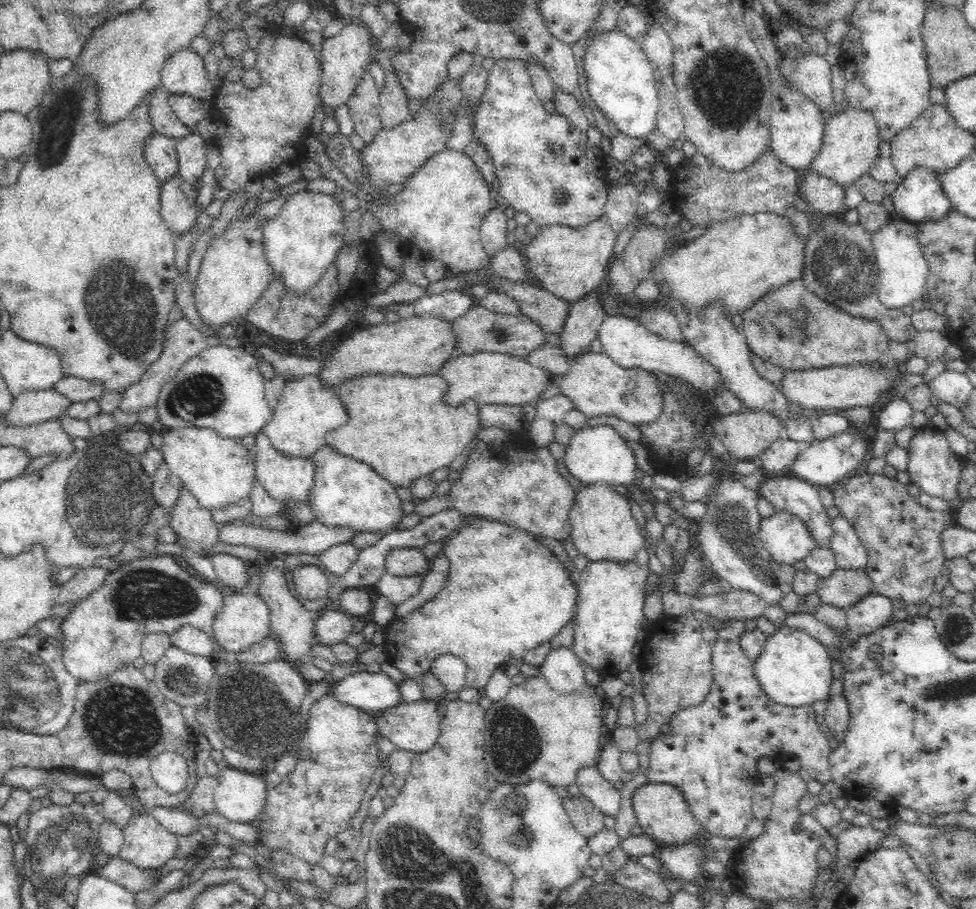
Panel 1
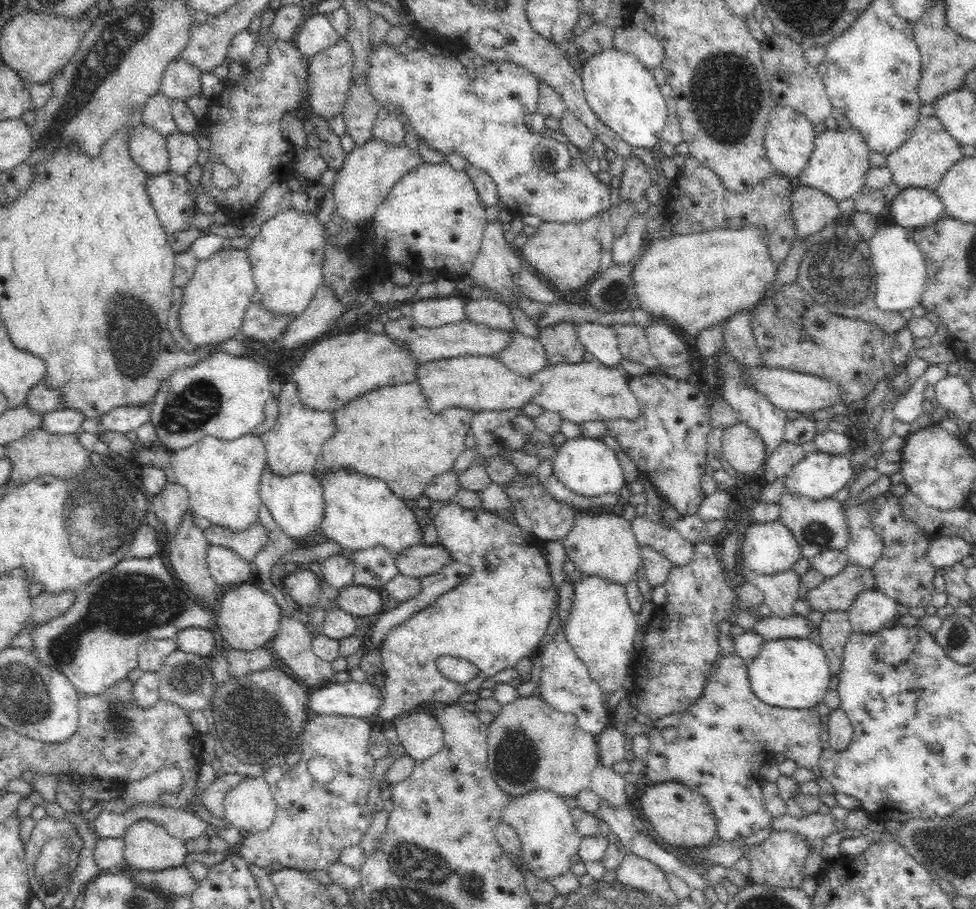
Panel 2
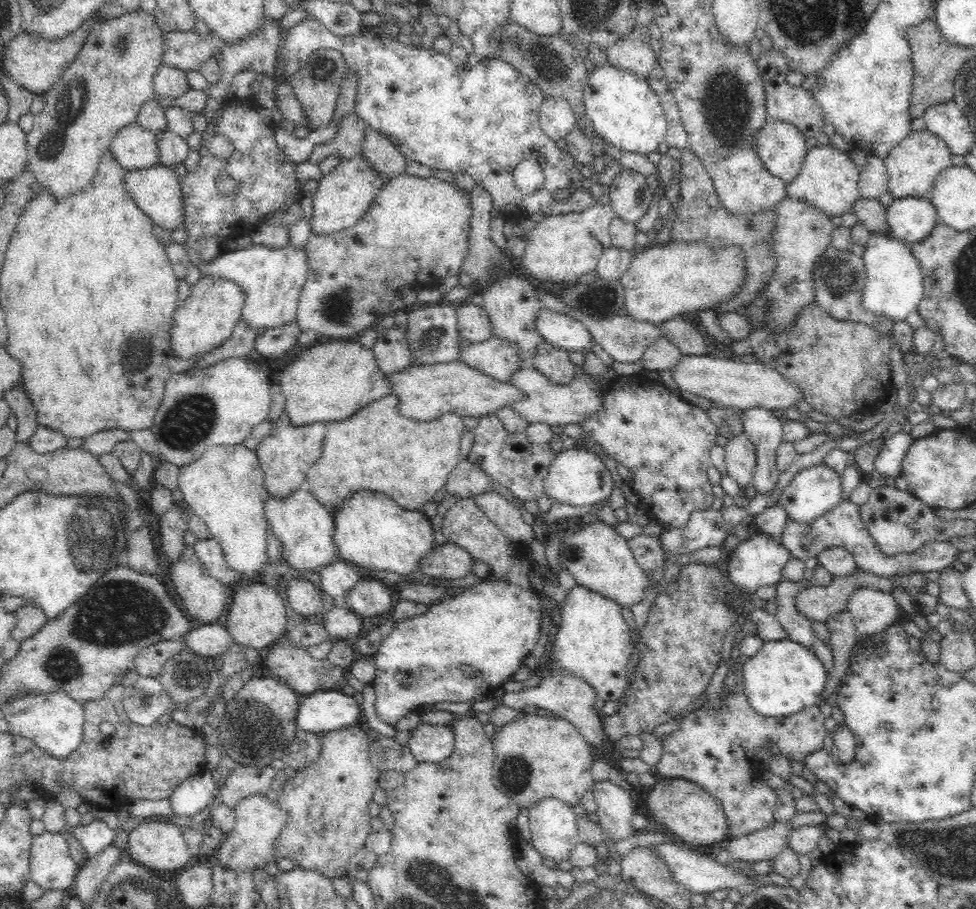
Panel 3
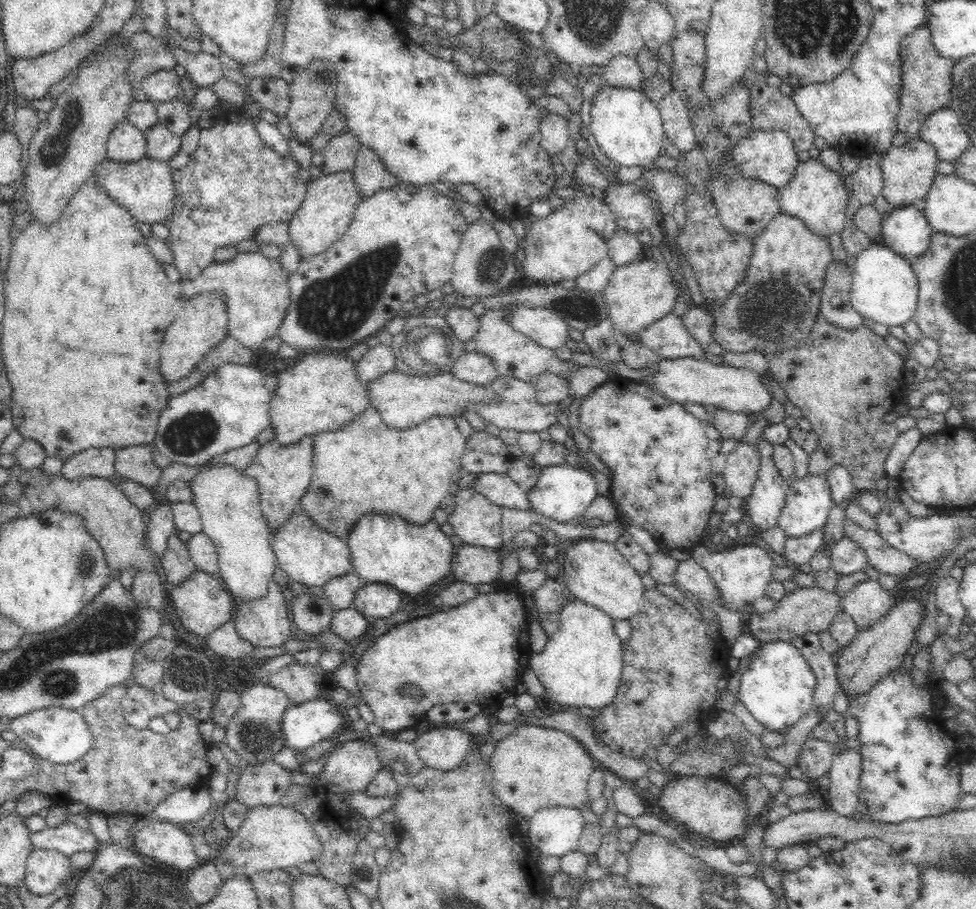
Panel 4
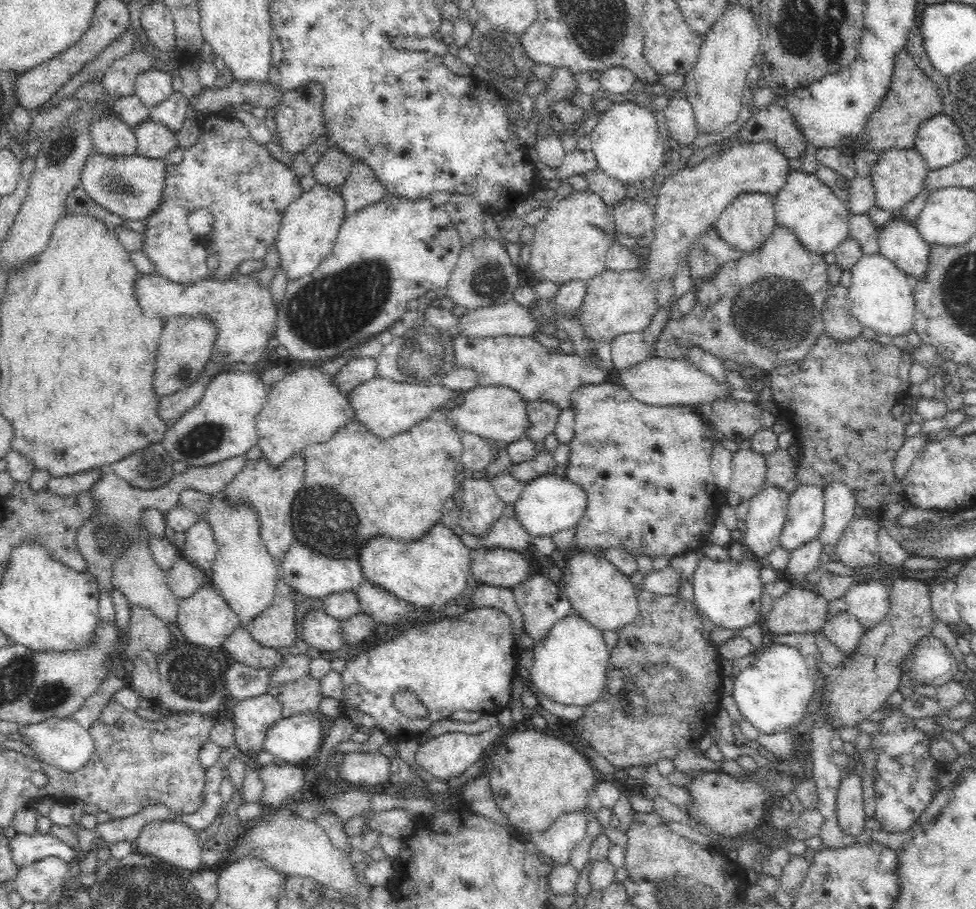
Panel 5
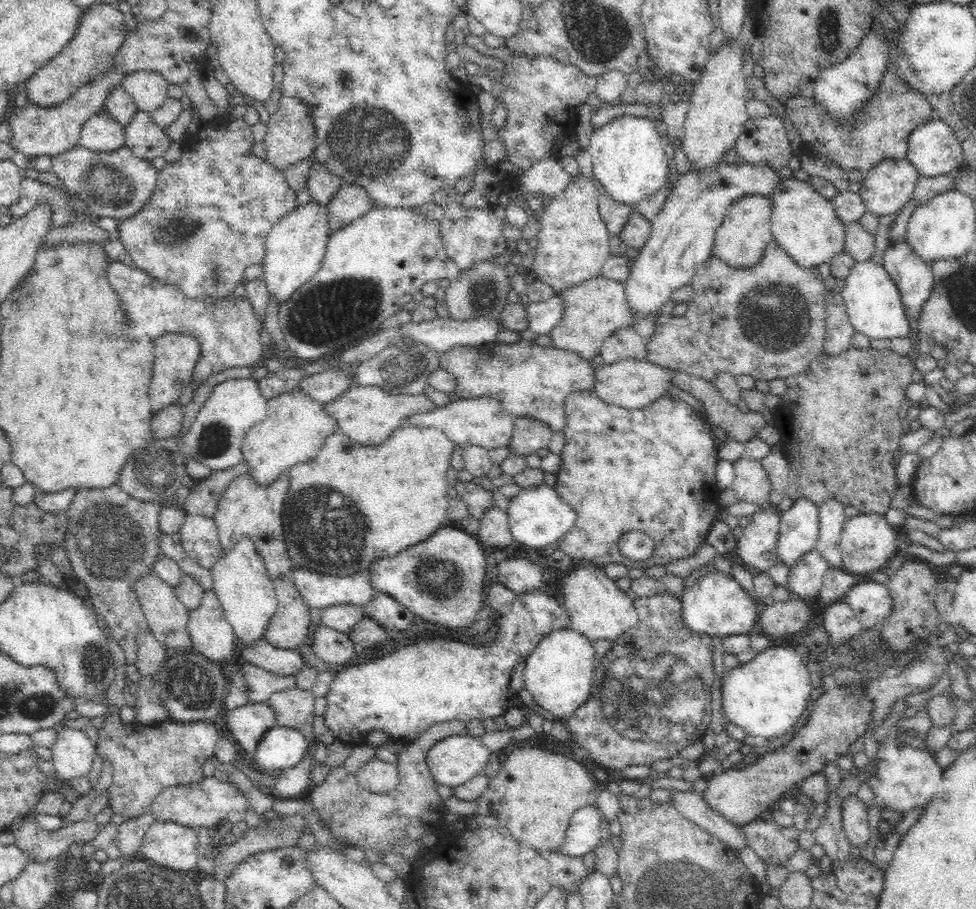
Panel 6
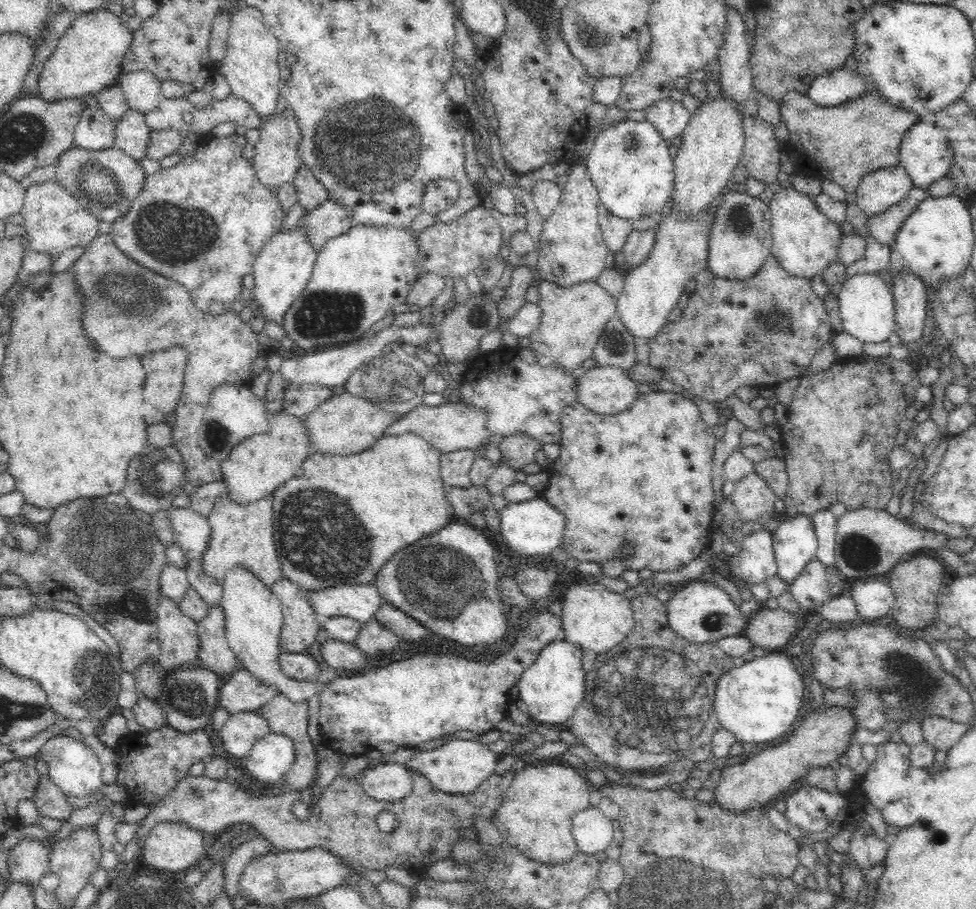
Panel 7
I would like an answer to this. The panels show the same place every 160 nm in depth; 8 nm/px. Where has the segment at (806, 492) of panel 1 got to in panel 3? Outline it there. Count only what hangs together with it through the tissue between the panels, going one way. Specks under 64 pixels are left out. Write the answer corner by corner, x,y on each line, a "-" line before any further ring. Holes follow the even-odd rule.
843,499
832,510
824,512
822,516
818,516
818,518
809,522
798,522
793,518
788,518
786,524
784,524
781,540
782,545
788,549
792,558
798,558
802,561
814,558
819,552
826,551
834,546
844,548
854,556
857,566
864,572
886,578
904,576
904,574
912,574
912,572
941,571
950,567
950,564
955,562
960,554
955,540
929,543
914,553
898,553
894,556
886,556
878,551
877,544
872,539
870,531
864,526
858,505

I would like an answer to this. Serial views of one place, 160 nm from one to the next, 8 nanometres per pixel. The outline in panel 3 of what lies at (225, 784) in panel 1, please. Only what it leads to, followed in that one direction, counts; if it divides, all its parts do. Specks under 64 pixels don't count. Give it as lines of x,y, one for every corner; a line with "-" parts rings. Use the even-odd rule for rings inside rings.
253,795
240,800
234,809
236,821
232,832
225,834
216,854
211,857
212,862
219,862
225,868
240,870
263,869
270,863
270,856
274,854
274,842
288,825
288,814
279,808
275,801
264,795

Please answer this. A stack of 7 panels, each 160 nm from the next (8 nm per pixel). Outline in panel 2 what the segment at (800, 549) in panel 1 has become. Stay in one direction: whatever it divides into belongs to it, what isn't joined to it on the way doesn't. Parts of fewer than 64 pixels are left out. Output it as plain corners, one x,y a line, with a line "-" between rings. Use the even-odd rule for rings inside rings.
752,521
743,530
741,562
746,568
759,574
778,574
778,572
792,569
792,565
803,558
789,528
778,522
766,524

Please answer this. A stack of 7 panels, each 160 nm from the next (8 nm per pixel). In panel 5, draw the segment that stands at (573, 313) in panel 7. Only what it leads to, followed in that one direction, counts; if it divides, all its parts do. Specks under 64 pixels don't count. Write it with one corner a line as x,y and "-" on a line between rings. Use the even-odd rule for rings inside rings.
603,271
587,281
586,296
577,318
584,333
594,342
611,343
616,336
630,332
642,333
660,309
657,305
658,290
650,286
646,275
634,271

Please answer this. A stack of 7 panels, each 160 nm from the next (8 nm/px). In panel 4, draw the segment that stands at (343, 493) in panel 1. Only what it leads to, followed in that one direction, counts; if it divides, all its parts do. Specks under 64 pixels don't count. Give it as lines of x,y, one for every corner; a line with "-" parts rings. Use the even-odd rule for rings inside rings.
364,514
346,538
354,571
368,583
393,586
403,592
406,600
421,600
432,589
450,579
455,547
440,526
434,518
426,524
412,524
397,514

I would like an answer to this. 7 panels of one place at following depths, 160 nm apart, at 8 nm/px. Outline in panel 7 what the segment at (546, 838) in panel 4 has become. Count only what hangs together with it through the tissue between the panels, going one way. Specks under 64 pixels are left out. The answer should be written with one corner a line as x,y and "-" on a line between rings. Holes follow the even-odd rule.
598,807
578,812
572,822
572,833
579,852
589,855
604,852
613,844
615,825

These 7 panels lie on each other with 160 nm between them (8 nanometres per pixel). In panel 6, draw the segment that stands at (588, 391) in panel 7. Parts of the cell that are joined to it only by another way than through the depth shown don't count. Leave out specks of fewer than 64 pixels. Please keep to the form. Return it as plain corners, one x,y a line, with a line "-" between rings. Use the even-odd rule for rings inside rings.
617,360
612,364
604,365
594,371
593,391
598,398
602,399
608,405
622,407
626,409
646,408
648,404
656,402
662,396
668,396
668,388
671,382
674,370
658,366
656,363
644,360

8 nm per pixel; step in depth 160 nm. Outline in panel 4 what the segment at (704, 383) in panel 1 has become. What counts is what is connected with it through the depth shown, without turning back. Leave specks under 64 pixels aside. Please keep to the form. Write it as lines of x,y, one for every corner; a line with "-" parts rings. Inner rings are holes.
512,306
507,321
516,331
544,348
557,349
570,340
566,321
543,307

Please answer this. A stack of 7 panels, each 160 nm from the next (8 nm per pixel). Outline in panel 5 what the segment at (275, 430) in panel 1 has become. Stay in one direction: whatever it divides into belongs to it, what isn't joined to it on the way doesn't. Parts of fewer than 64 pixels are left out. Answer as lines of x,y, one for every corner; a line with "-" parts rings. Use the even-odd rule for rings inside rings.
302,452
284,460
280,466
270,468
267,458
260,456
248,461
240,472
221,490
230,506
242,500
251,504
257,510
262,543
266,545
274,562
280,565
286,550
293,544
294,536
291,522
291,504
294,502
298,489
302,486
305,472
305,462

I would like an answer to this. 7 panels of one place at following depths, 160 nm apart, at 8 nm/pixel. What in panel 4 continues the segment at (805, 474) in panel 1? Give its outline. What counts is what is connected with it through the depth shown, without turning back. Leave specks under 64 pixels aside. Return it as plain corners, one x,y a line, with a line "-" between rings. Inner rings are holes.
807,474
790,482
778,525
787,538
810,534
824,527
832,506
827,477

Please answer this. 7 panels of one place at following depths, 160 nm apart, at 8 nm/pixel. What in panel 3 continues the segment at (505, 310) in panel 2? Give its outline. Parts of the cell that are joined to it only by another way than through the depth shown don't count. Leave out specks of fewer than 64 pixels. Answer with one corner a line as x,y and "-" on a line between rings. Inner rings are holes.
466,304
456,308
457,328
462,340
469,343
484,342
494,336
492,321
483,306

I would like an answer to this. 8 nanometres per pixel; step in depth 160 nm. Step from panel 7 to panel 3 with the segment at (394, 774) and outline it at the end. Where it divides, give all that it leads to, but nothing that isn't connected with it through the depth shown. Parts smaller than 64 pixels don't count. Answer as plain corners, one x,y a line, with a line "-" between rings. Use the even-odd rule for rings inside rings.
360,724
342,726
318,735
322,741
319,757
312,763
304,763
304,768
296,772
294,778
288,778
286,787
277,787
276,804
289,817
287,828
280,833
274,842
274,854
270,862
290,858
297,866
311,871
318,871
328,879
346,877
348,860
364,847
366,838
372,831
368,804
373,800
373,794
378,789
381,772
370,761
370,744
366,727

